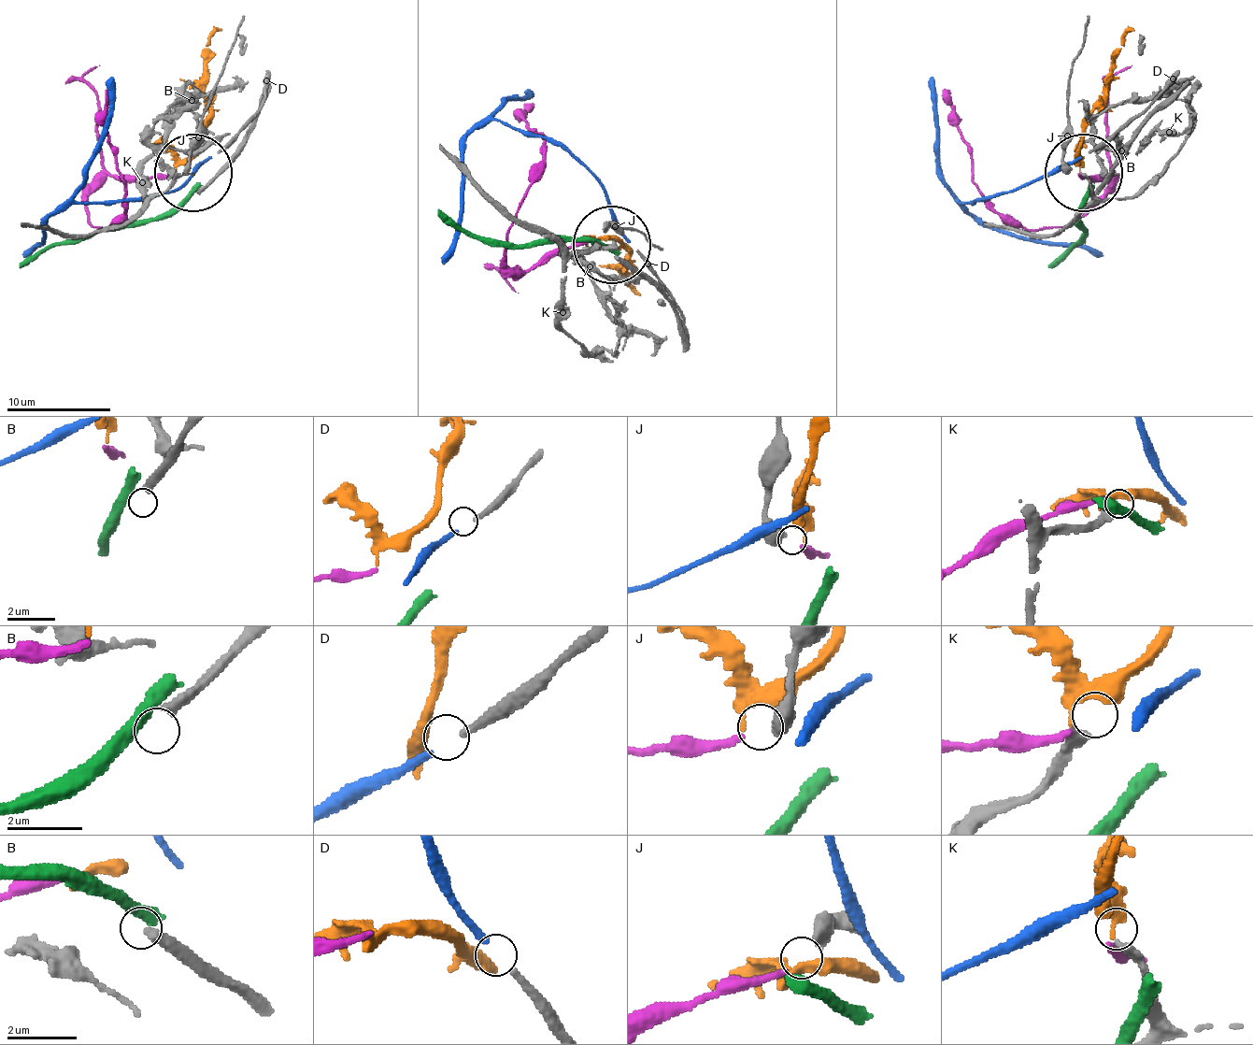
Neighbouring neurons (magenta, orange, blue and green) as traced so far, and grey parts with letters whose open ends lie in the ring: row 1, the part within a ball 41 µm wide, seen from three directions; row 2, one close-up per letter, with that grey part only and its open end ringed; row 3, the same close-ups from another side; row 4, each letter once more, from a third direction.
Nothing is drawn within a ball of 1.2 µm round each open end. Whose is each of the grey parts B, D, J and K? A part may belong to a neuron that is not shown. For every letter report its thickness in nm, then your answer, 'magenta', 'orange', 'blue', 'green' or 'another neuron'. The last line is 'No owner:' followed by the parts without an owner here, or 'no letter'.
B: 280 nm | another neuron
D: 200 nm | blue
J: 480 nm | magenta
K: 280 nm | orange
No owner: B

